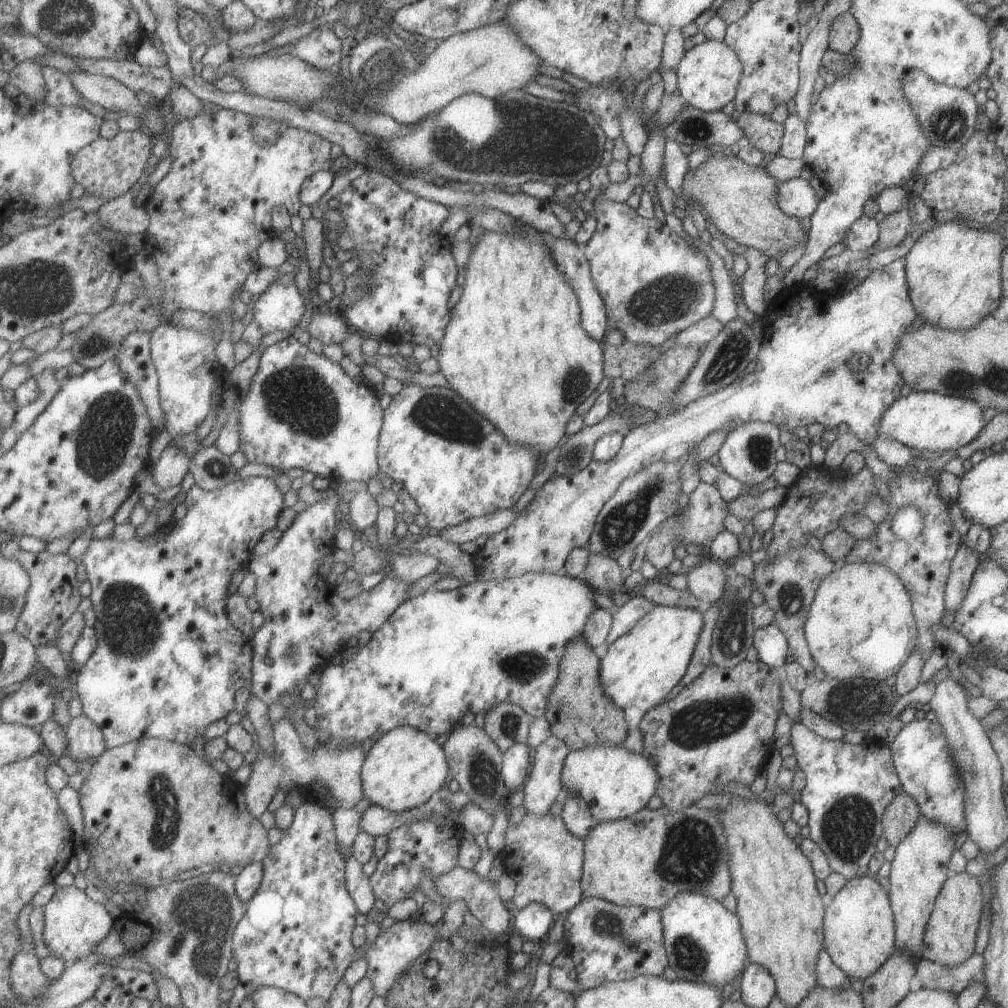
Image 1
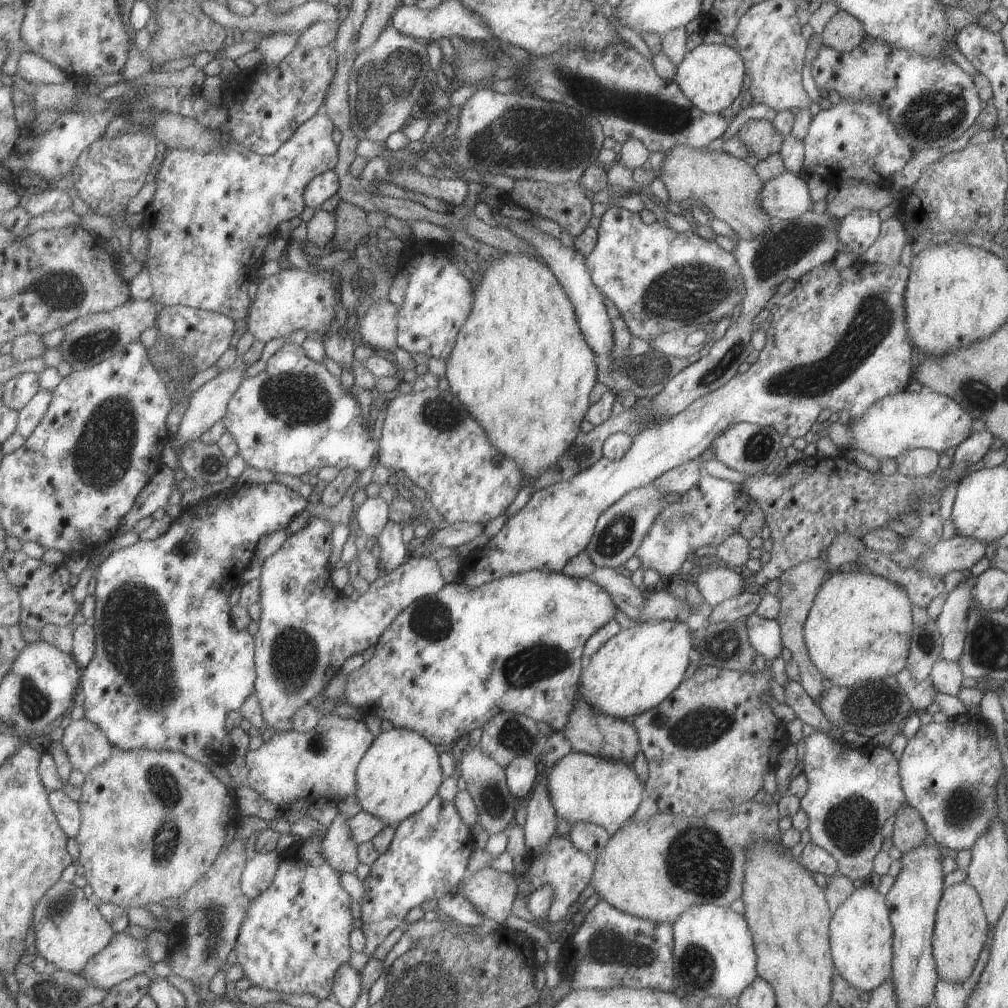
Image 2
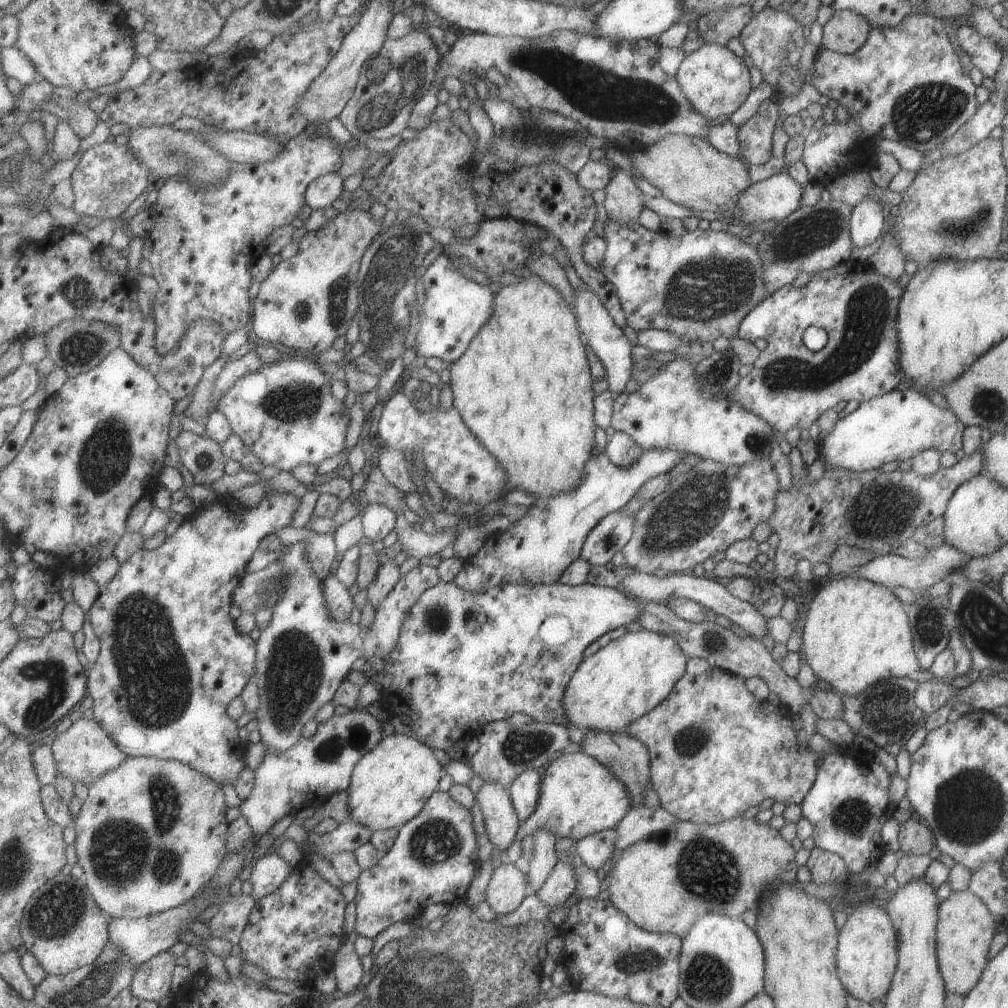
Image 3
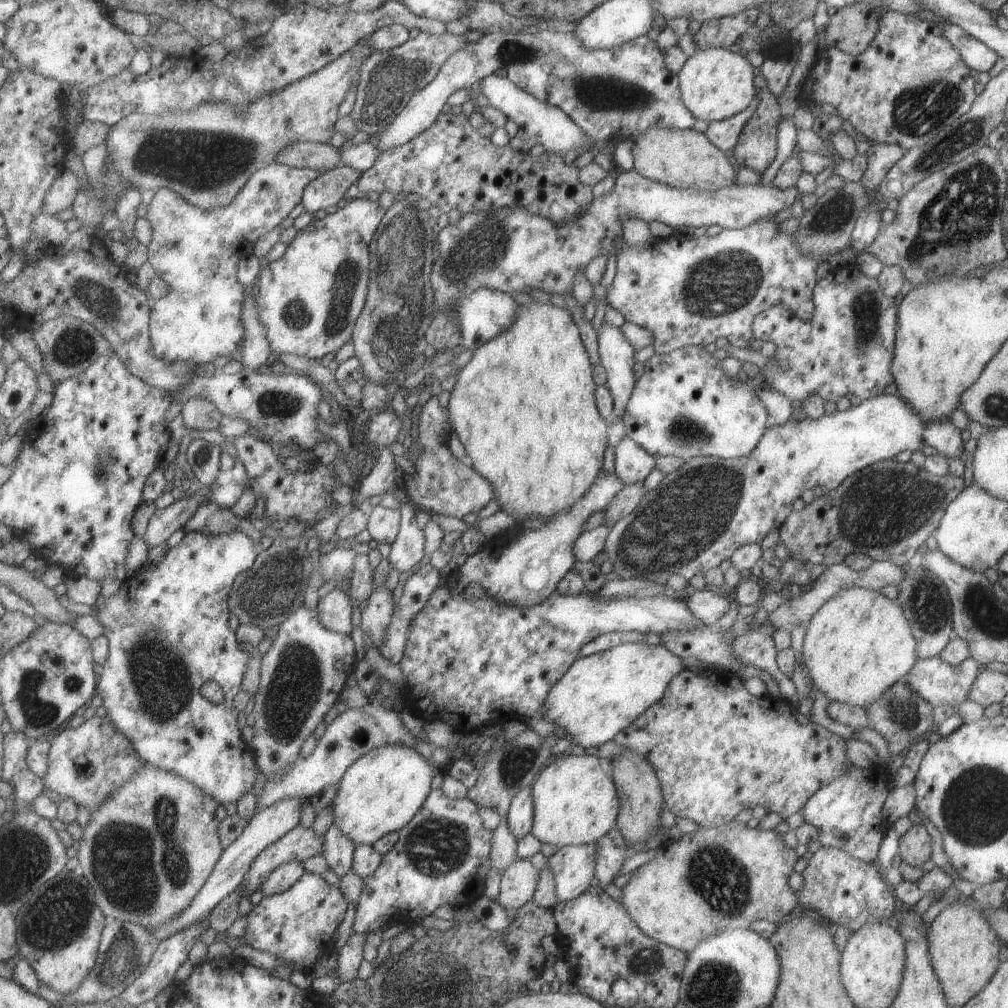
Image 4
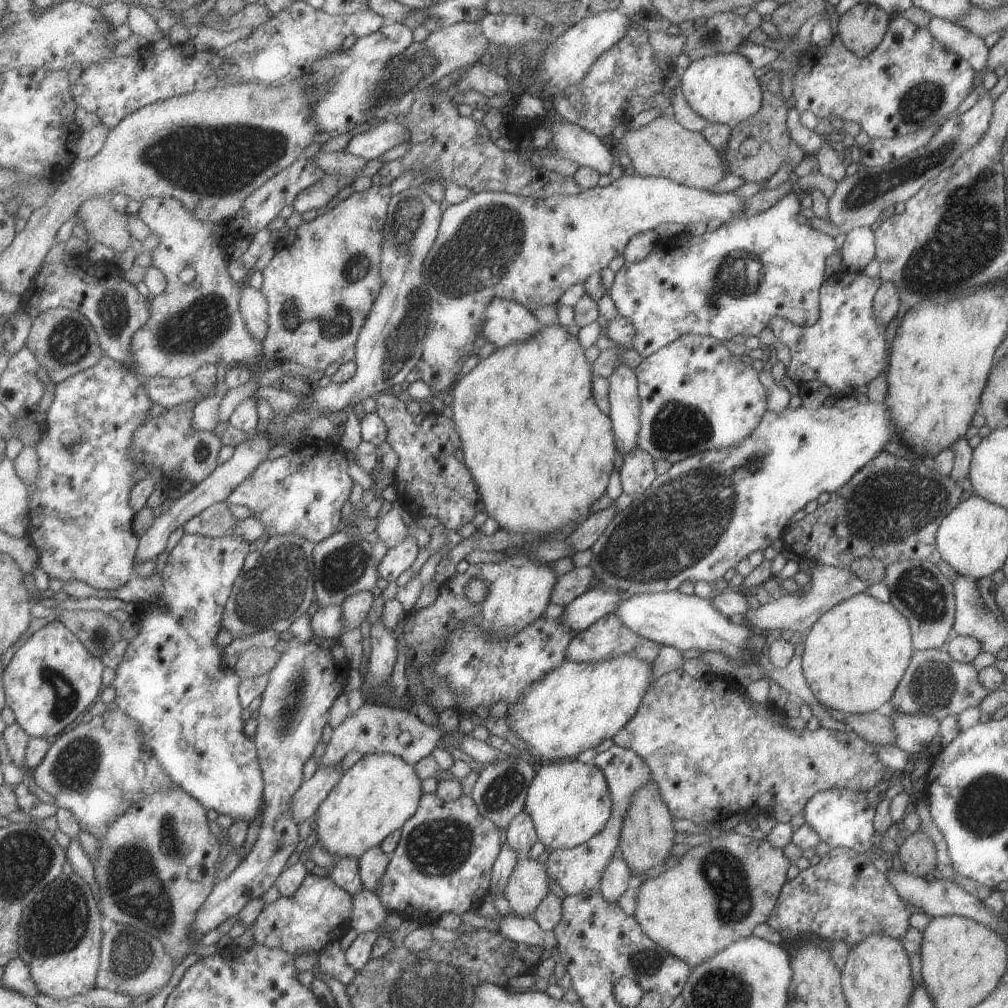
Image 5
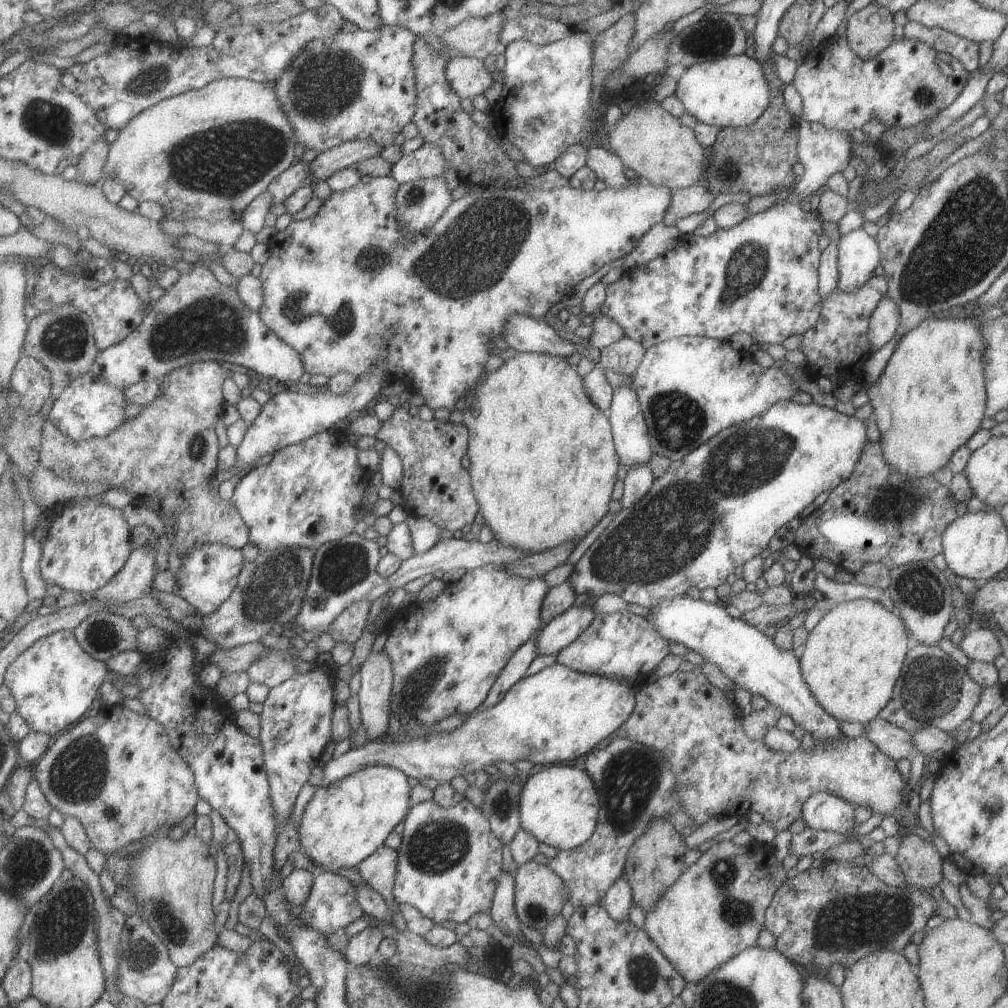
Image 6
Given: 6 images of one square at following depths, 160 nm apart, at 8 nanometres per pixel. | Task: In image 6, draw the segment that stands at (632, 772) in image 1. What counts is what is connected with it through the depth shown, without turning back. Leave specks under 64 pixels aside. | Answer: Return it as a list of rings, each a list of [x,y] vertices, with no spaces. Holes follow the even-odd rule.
[[[549,765],[529,776],[519,791],[519,826],[538,842],[559,851],[569,850],[583,844],[593,834],[598,808],[598,796],[591,777],[580,765]]]

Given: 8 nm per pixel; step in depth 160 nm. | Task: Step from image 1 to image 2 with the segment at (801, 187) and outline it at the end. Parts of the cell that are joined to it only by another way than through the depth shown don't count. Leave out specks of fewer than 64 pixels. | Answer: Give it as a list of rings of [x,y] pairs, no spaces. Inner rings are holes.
[[[791,172],[771,178],[763,183],[759,192],[759,206],[767,212],[771,221],[799,218],[809,210],[811,203],[807,184]]]

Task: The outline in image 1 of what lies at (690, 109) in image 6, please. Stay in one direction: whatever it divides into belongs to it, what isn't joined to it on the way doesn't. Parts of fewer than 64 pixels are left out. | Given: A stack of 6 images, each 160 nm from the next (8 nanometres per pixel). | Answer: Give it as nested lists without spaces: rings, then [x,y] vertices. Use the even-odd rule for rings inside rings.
[[[706,40],[683,53],[676,66],[676,85],[683,102],[706,113],[720,111],[734,99],[742,64],[724,41]]]

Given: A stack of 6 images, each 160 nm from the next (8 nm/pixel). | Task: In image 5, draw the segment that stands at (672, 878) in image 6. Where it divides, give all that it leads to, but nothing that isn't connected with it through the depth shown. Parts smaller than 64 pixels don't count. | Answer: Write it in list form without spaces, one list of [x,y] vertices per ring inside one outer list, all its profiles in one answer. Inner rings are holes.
[[[653,781],[641,785],[632,795],[630,807],[622,822],[617,848],[627,863],[631,878],[637,879],[636,884],[641,884],[643,880],[653,876],[657,864],[661,865],[671,856],[669,850],[674,843],[674,834],[673,818],[658,787]]]

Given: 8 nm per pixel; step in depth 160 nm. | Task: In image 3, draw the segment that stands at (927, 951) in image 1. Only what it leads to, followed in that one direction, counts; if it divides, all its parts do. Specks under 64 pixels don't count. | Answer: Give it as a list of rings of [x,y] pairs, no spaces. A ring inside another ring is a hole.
[[[968,890],[951,892],[947,898],[938,904],[935,939],[936,959],[947,993],[964,997],[977,984],[989,960],[989,945],[999,928],[999,920],[988,911],[988,908],[978,896]]]

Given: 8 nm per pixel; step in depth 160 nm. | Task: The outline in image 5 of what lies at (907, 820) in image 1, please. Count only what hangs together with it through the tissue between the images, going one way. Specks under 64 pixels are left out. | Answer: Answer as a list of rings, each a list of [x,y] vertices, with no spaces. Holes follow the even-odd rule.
[[[923,832],[911,833],[897,849],[900,868],[915,875],[925,877],[936,868],[936,850],[933,841]]]

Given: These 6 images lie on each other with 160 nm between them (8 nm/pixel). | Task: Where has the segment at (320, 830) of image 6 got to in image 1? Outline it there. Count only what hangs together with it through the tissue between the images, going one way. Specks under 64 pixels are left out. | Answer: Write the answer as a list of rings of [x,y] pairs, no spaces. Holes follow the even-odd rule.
[[[395,727],[376,740],[366,755],[362,768],[364,796],[372,805],[401,813],[425,805],[433,794],[449,780],[448,764],[441,747],[441,740],[434,740],[426,732],[410,727]]]

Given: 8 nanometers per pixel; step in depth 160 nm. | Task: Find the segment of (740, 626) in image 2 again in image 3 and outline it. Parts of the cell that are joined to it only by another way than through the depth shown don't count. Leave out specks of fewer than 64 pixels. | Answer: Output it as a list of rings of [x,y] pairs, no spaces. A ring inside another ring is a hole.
[[[639,601],[642,611],[638,616],[641,629],[665,635],[672,638],[685,656],[703,658],[708,666],[724,670],[725,672],[739,675],[741,678],[759,677],[765,681],[768,690],[779,697],[782,706],[787,707],[795,716],[801,706],[807,703],[801,696],[802,685],[797,679],[787,676],[781,667],[773,660],[770,651],[765,648],[760,640],[753,637],[738,637],[731,631],[717,625],[713,621],[692,623],[679,618],[667,604]]]

